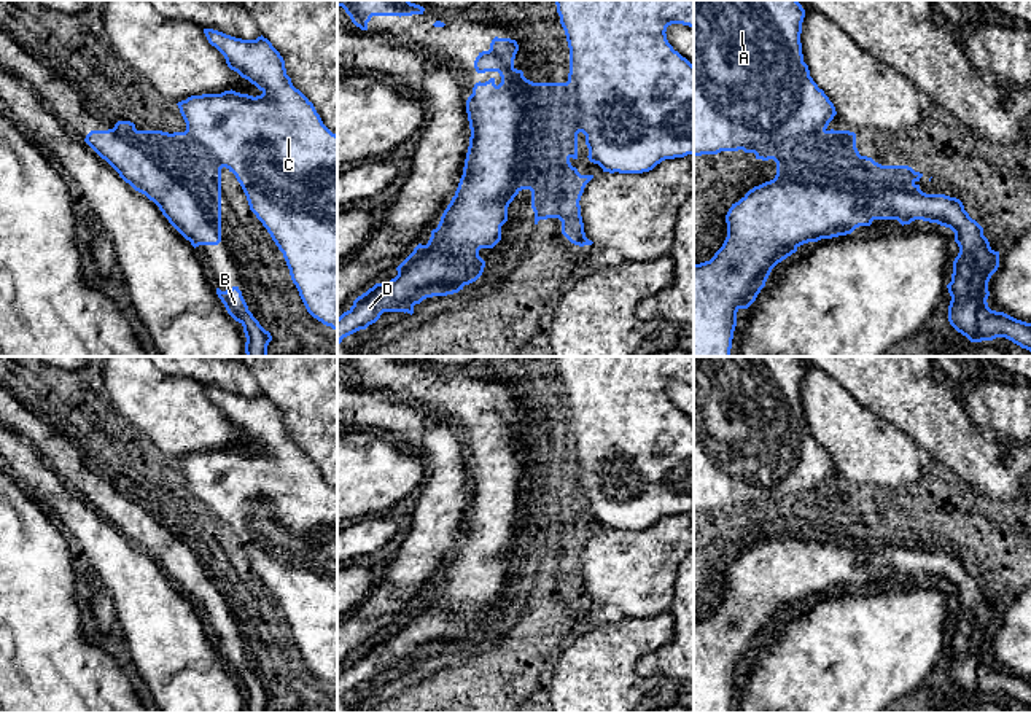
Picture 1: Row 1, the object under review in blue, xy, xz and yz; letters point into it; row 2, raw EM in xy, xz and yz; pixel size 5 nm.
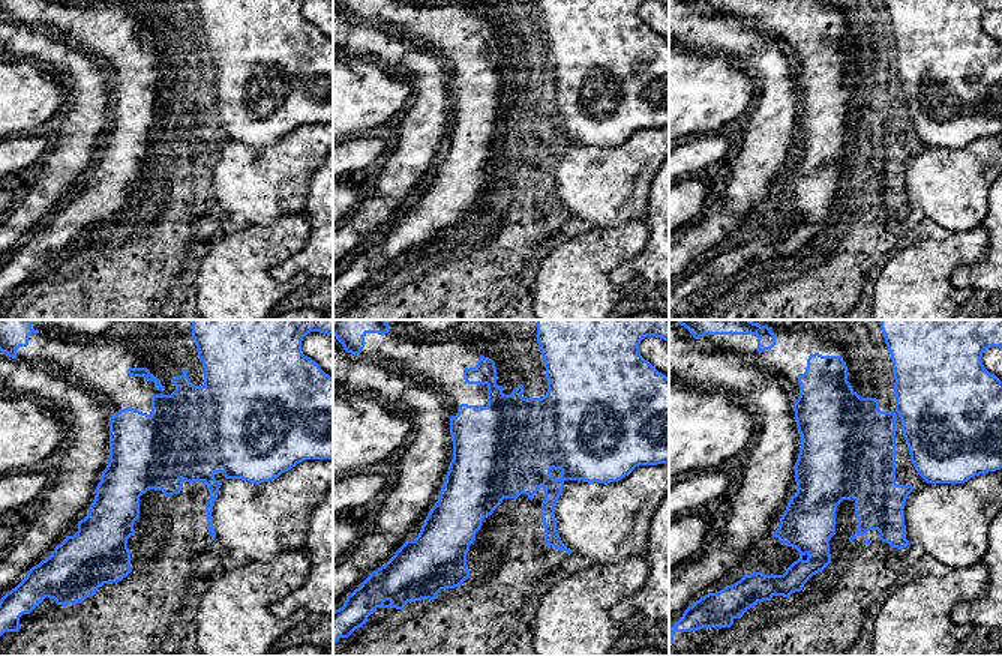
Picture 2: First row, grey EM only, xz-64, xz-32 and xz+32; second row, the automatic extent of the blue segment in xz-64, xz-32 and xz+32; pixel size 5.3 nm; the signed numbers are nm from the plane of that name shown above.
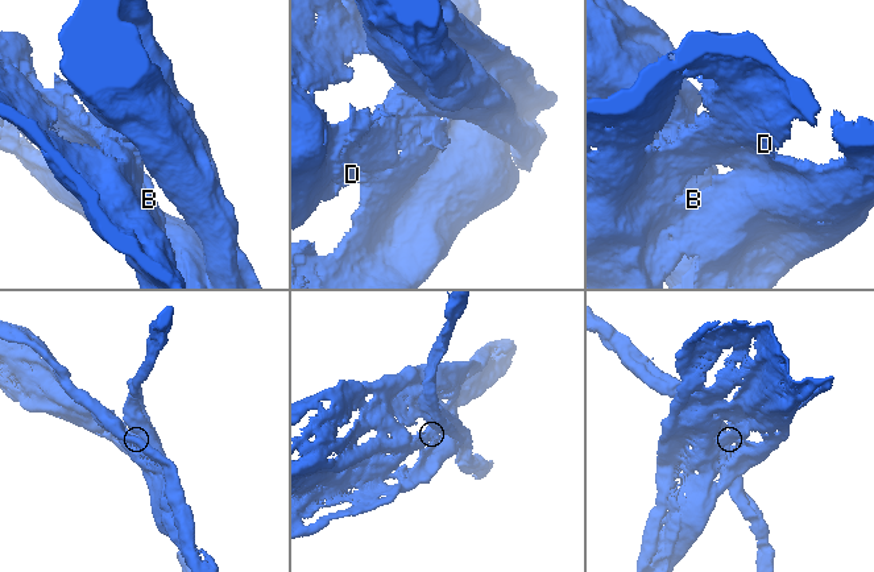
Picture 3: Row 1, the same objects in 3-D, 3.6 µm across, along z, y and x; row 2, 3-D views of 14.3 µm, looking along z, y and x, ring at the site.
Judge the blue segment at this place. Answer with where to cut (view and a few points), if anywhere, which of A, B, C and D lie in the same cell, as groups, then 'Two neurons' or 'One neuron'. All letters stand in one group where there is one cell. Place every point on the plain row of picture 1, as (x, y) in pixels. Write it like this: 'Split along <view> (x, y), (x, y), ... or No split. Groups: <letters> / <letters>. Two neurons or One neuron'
Split along yz (855, 503), (834, 525), (812, 525), (794, 506), (756, 510). Groups: A C / B D. Two neurons

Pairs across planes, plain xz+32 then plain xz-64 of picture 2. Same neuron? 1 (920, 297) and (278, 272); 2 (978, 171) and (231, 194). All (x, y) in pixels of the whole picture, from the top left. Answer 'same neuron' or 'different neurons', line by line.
1: different neurons
2: same neuron

